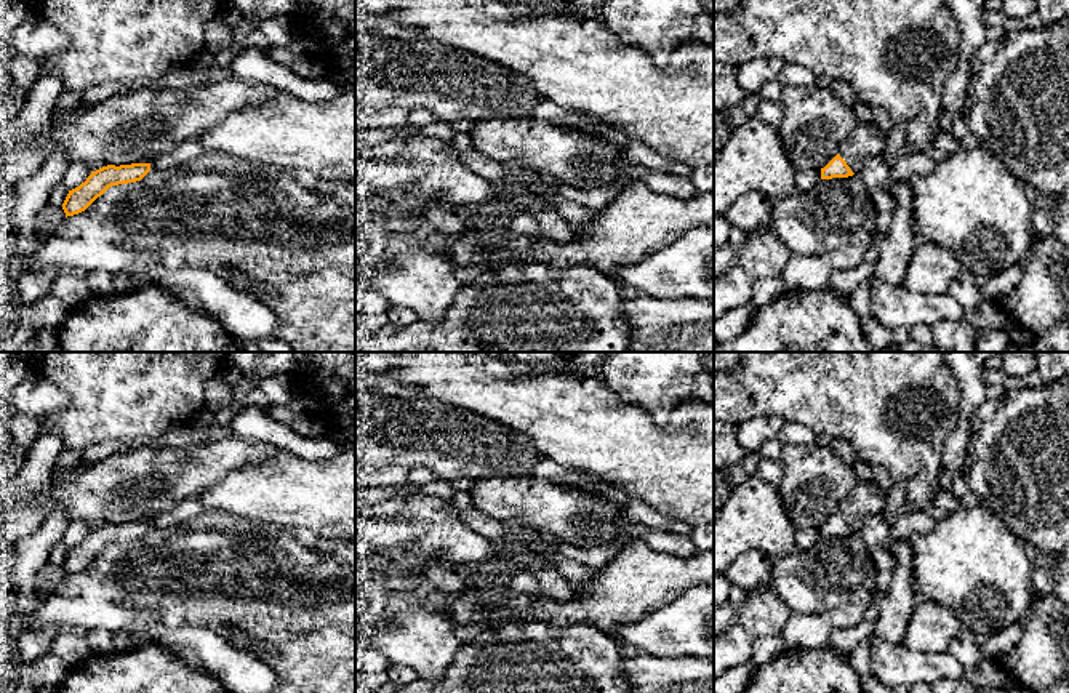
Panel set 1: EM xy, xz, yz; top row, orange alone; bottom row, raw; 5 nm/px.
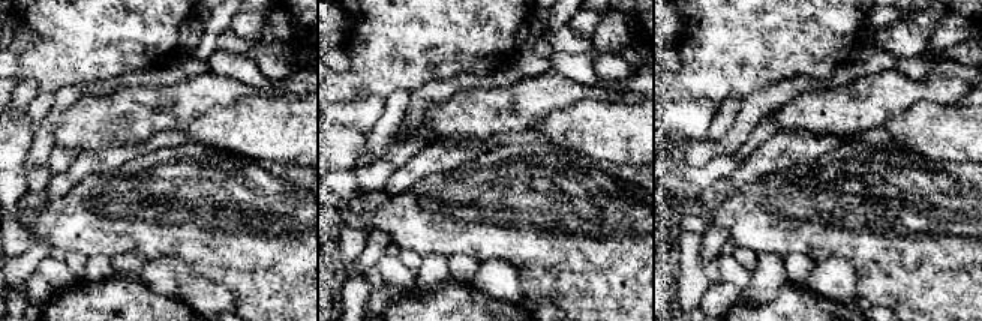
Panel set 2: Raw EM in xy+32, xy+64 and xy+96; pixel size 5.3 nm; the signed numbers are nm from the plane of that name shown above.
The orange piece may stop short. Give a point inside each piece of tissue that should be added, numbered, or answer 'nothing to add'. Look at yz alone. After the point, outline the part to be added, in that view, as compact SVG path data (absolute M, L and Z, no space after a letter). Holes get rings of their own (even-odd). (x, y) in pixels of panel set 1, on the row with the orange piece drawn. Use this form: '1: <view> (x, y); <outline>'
1: yz (866, 141); M871 122L856 125L851 134L840 144L837 154L847 162L855 174L859 174L863 166L877 155L882 155L885 136Z

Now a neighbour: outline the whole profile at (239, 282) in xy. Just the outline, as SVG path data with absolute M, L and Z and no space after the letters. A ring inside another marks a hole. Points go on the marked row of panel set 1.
M235 272L232 275L232 286L242 293L248 293L251 296L258 296L258 294L269 294L270 290L266 285L261 285L258 282L251 282L248 277Z

